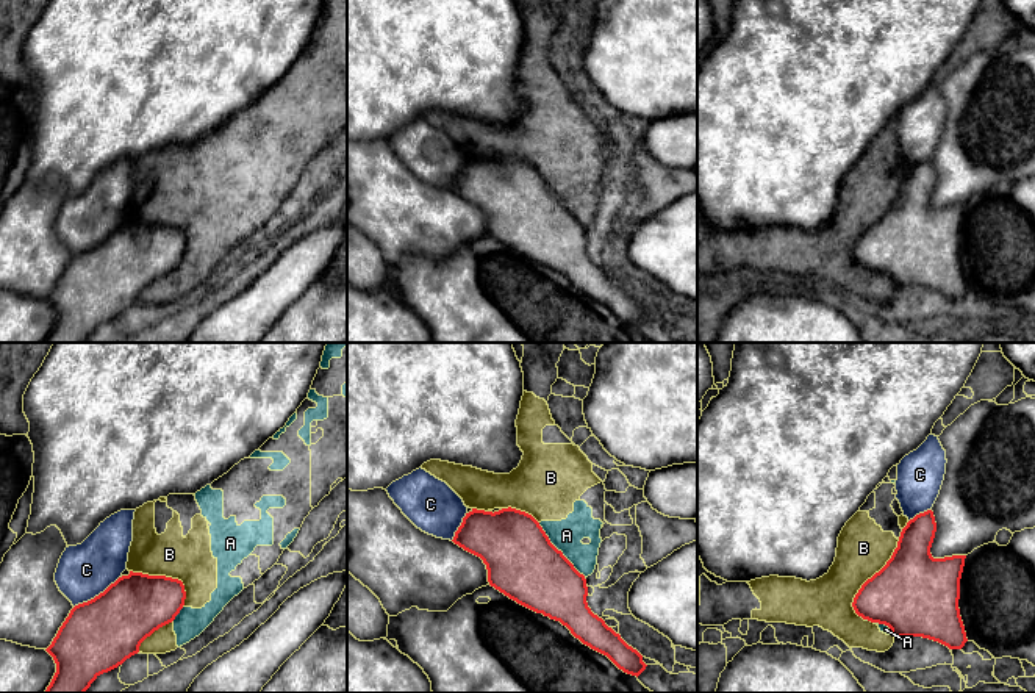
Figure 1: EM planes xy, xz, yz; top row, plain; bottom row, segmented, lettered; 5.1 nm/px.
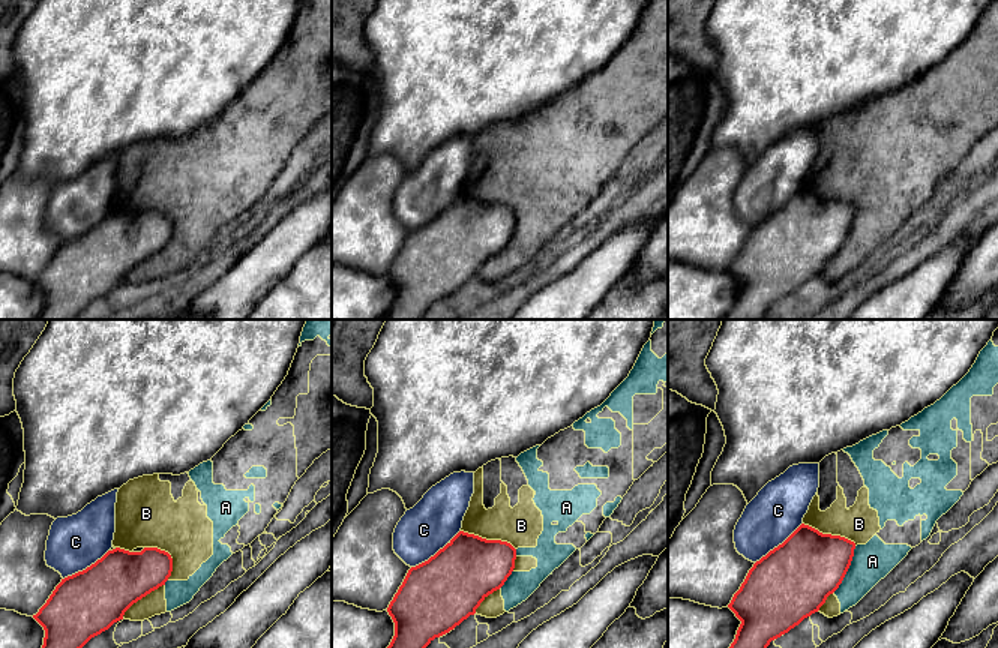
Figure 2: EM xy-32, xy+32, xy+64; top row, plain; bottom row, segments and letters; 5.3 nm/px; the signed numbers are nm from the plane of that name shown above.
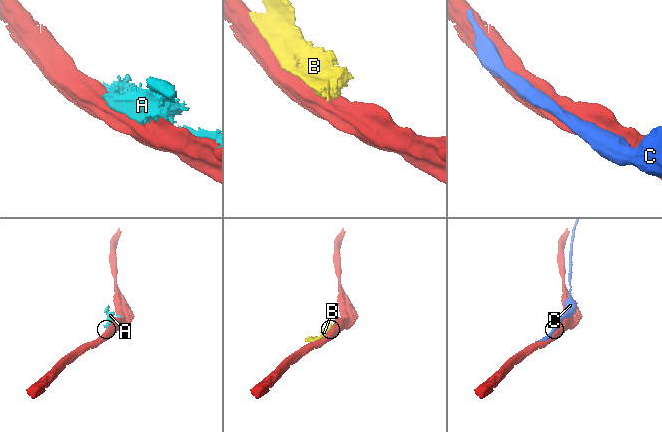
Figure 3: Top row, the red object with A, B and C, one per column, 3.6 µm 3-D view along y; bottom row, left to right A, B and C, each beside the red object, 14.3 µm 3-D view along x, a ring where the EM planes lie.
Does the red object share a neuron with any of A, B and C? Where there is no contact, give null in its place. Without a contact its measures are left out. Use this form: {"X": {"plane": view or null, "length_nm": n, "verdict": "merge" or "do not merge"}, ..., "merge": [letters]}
{"A": {"plane": "xz", "length_nm": 380, "verdict": "do not merge"}, "B": {"plane": "yz", "length_nm": 460, "verdict": "do not merge"}, "C": {"plane": "xy", "length_nm": 280, "verdict": "do not merge"}, "merge": []}

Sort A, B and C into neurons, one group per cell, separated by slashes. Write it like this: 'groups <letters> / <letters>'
groups A B / C

